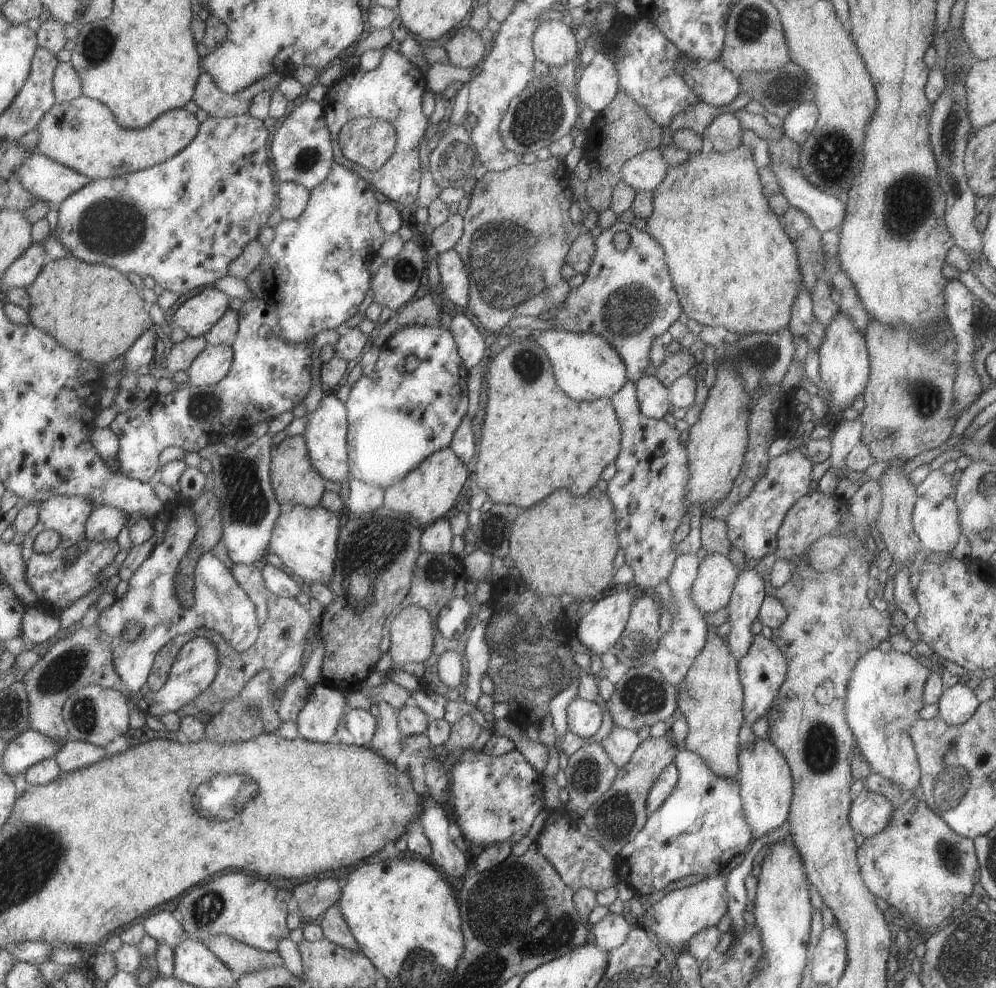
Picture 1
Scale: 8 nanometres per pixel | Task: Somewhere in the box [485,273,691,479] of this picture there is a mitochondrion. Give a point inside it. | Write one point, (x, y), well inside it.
(630, 308)

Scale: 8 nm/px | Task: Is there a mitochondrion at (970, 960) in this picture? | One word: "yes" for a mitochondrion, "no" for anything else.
yes

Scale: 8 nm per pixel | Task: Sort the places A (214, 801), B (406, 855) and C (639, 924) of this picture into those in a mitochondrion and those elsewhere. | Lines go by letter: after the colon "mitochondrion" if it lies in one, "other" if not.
A: mitochondrion
B: other
C: other

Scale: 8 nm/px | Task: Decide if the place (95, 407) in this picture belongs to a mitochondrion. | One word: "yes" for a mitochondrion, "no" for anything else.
no

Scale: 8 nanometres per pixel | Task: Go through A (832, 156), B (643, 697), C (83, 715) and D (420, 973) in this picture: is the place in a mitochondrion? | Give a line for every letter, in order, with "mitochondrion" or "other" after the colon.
A: mitochondrion
B: mitochondrion
C: mitochondrion
D: mitochondrion

